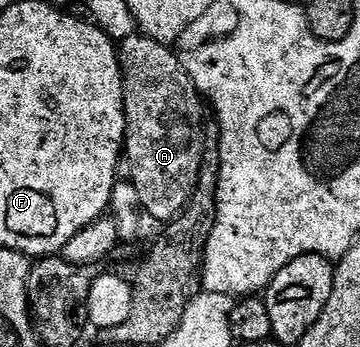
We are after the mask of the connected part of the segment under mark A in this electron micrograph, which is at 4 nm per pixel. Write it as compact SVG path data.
M136 33L125 37L118 44L119 52L119 68L123 70L123 108L125 109L125 159L131 162L131 174L129 174L130 183L137 189L140 197L140 205L142 210L152 215L155 219L163 219L162 221L170 221L179 215L185 209L185 205L191 199L193 189L197 185L197 177L201 169L201 161L203 160L203 152L205 144L203 144L203 107L205 111L205 100L200 95L199 90L195 87L195 82L189 77L187 70L181 65L178 55L171 50L170 47L161 45L157 41L153 41L149 36Z

